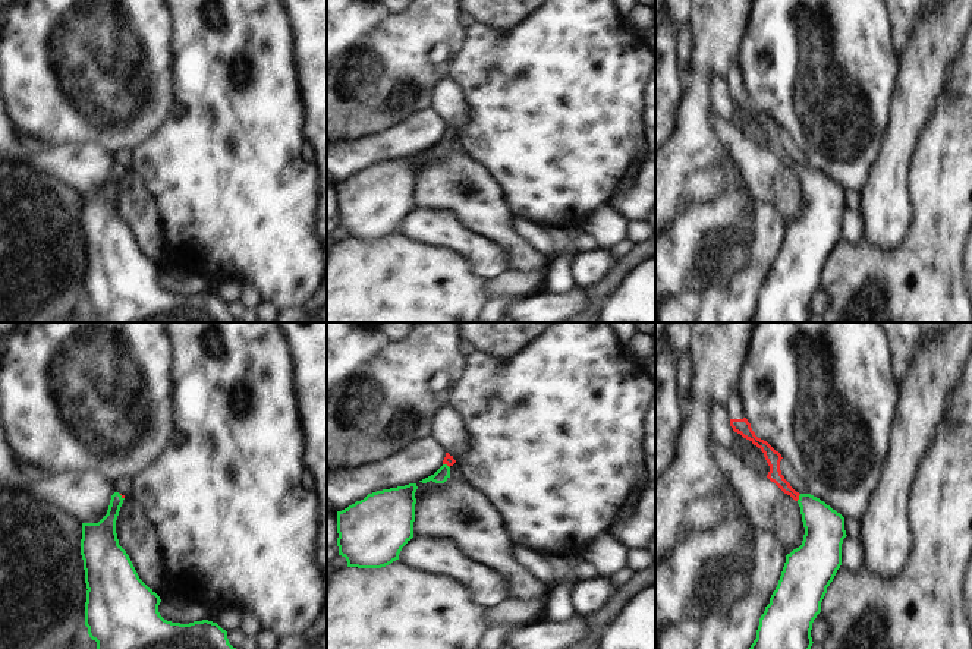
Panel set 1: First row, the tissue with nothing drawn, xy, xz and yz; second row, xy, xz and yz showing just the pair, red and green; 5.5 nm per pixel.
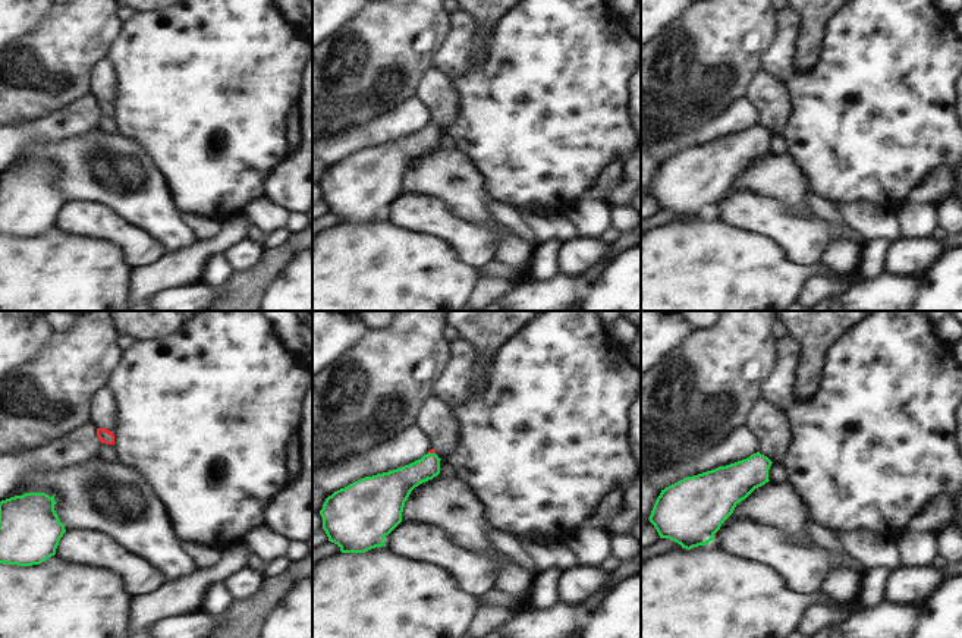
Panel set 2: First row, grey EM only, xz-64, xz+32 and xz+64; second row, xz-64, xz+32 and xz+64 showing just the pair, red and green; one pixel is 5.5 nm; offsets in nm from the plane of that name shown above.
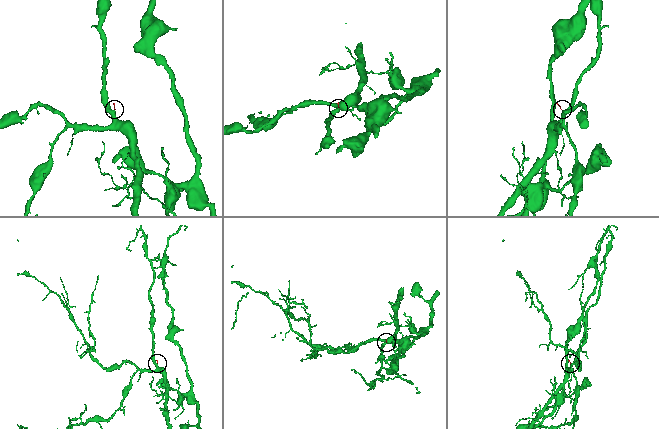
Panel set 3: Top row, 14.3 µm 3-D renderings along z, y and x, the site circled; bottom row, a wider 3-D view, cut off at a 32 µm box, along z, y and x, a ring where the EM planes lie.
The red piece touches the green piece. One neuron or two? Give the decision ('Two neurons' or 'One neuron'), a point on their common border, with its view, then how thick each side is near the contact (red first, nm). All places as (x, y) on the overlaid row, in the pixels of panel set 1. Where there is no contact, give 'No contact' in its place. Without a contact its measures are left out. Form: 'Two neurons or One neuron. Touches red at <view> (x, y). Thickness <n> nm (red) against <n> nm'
One neuron. Touches red at yz (798, 497). Thickness 80 nm (red) against 220 nm.

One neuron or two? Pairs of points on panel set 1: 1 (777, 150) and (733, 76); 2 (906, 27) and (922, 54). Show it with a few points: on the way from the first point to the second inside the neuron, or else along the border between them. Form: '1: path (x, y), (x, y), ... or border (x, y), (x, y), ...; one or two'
1: path (773, 131), (739, 95); one
2: border (922, 15), (900, 56); two

